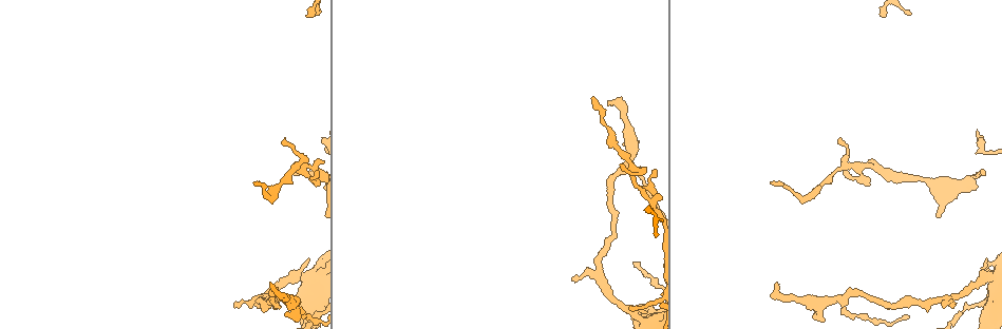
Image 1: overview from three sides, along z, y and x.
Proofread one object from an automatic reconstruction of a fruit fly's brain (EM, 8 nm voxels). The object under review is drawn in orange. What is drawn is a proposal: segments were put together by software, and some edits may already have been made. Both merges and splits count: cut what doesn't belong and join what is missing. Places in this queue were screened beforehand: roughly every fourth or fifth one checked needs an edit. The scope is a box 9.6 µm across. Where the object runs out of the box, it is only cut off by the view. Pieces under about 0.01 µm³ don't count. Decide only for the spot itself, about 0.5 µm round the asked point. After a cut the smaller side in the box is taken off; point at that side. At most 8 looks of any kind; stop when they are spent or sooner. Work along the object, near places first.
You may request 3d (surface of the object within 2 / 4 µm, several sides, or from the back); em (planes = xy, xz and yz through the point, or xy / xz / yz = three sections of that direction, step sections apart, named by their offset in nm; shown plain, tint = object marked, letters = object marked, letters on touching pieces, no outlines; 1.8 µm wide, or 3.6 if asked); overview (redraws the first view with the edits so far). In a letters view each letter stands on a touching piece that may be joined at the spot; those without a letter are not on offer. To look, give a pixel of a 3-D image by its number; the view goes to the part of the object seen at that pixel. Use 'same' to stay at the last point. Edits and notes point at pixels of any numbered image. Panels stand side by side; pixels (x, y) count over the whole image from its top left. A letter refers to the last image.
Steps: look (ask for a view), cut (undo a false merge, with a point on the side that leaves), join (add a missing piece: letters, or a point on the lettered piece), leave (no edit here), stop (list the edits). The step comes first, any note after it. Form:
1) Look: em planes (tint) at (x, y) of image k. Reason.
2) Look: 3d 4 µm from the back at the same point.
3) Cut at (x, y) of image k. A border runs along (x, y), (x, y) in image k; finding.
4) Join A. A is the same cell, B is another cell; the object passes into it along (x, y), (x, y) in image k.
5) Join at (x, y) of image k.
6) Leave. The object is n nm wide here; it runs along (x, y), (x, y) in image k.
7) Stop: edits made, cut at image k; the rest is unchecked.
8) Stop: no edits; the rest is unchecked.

Look: 3d 2 µm at (630, 308) of image 1. An open end.

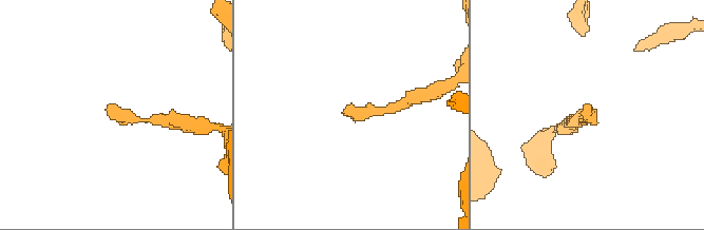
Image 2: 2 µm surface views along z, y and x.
Look: em planes (letters) at (105, 109) of image 2. Shape alone is not enough.

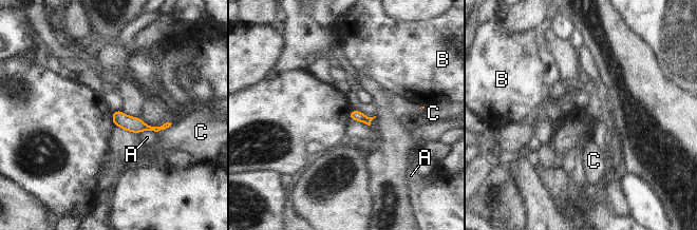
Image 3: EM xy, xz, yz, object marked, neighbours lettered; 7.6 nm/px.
Leave. A, B and C are other cells; a border runs along (157, 131), (142, 131), (137, 133) in image 3; none of them fits.

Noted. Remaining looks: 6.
Look: 3d 4 µm at (574, 277) of image 1. Free end.

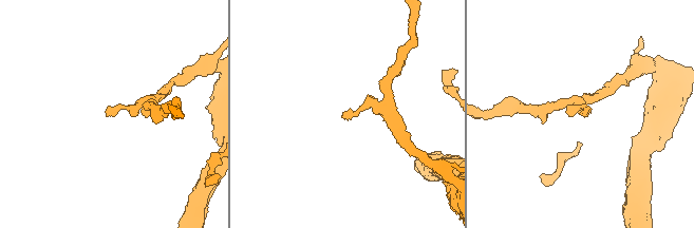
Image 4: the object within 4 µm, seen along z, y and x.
Look: em yz step 8 (tint) at (107, 116) of image 4.

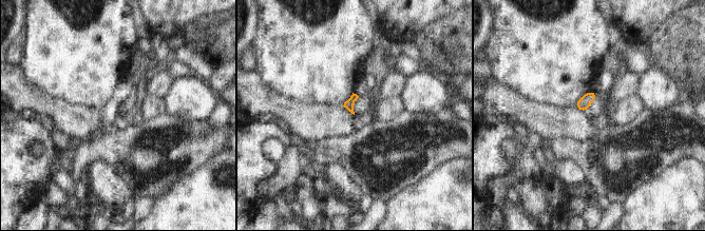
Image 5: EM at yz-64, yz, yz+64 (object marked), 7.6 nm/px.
Look: em planes (letters) at the same point.

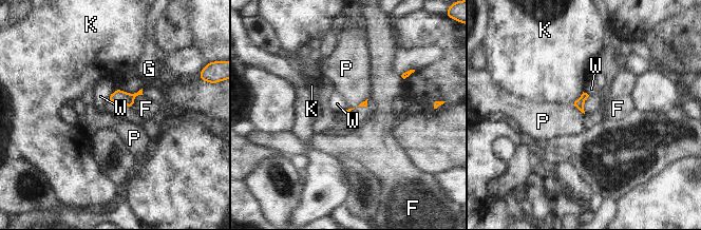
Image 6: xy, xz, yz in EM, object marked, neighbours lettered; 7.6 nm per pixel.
Leave. The longest contact is with F, 130 nm; F, G, K, P and W are other cells; a border runs along (573, 104), (584, 114) in image 6; none of them fits.

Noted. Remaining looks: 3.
Look: em xz step 4 (tint) at (618, 169) of image 1. Sharp bend.

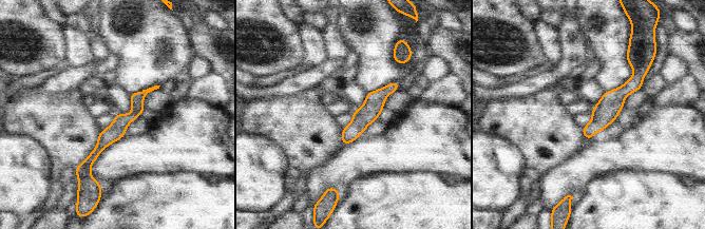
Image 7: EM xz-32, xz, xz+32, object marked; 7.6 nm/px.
Look: em planes (letters) at the same point.

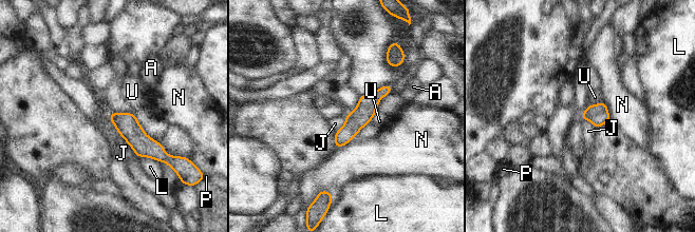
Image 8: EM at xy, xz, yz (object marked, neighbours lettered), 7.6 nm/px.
Leave. A, J, L, N, P and U are other cells; a border runs along (107, 113), (118, 134), (135, 155) in image 8; continuous, no second cell.

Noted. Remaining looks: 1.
Stop: no edits; the rest is unchecked.

